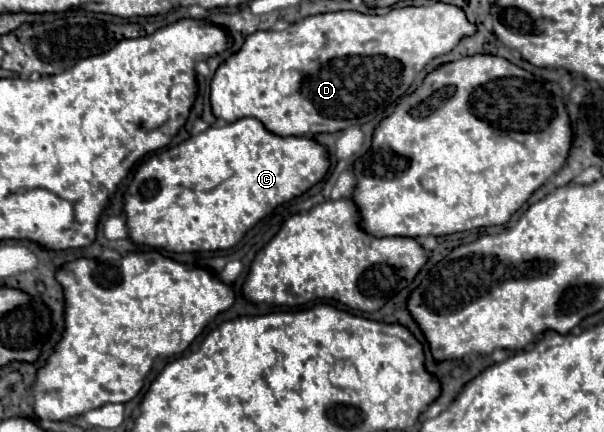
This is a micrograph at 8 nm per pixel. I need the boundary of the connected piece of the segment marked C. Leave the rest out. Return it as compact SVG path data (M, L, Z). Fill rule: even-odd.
M240 118L226 126L210 126L206 132L190 136L186 142L150 156L136 170L126 190L126 218L130 238L168 252L226 250L244 238L262 218L280 204L308 192L330 168L328 148L306 136L276 136L256 118Z

